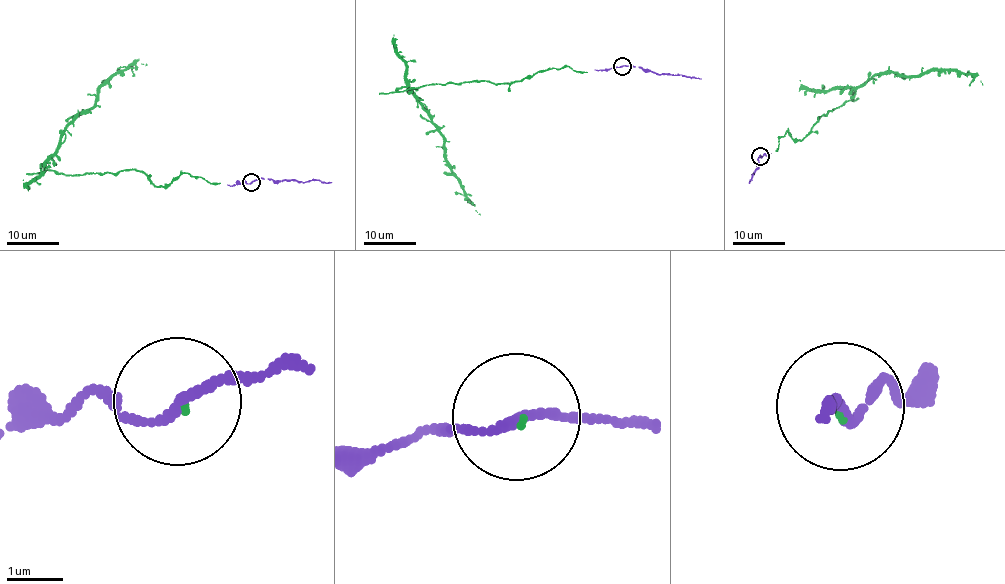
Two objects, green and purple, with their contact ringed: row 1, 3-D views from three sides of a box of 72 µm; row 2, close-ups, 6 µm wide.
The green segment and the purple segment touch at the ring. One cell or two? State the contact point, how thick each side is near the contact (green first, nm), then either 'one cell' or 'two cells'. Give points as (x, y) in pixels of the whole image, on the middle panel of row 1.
(622, 66) | 40/160 nm | one cell

